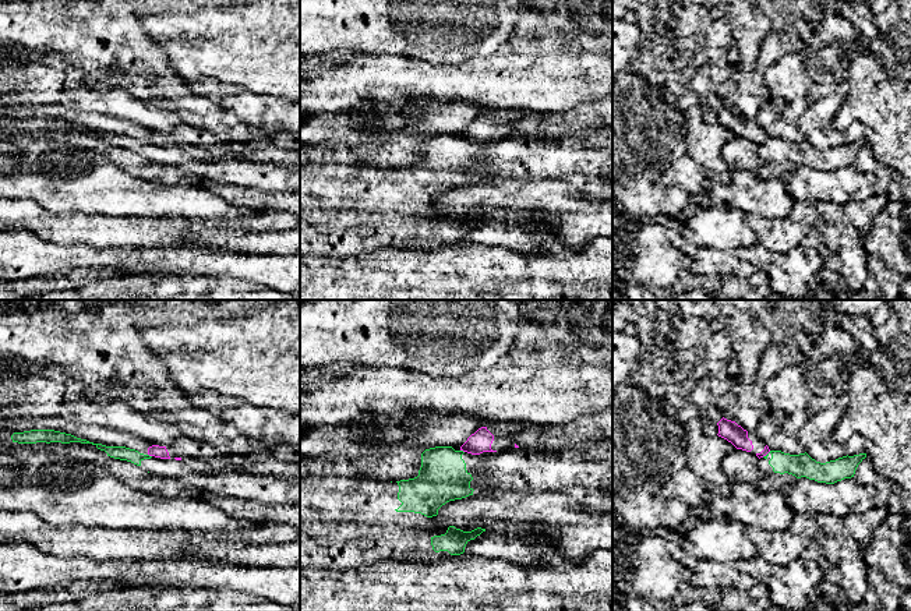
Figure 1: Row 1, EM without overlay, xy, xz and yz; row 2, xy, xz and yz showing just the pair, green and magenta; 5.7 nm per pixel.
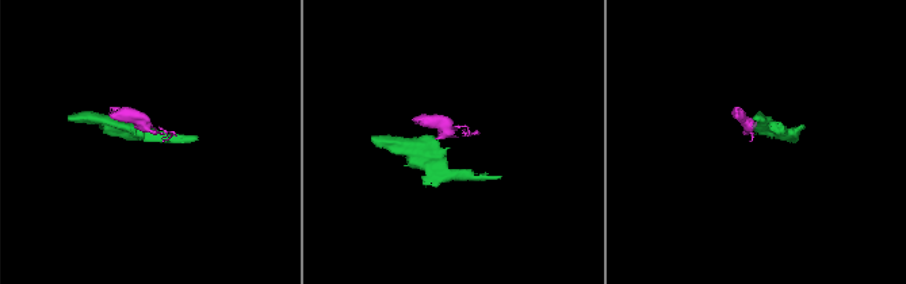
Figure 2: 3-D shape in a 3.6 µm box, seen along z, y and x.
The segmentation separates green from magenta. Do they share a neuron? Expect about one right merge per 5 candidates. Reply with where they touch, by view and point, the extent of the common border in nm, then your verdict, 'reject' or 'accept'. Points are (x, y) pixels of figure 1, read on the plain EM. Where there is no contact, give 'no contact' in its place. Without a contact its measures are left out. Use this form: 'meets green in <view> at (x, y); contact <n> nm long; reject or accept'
meets green in xy at (148, 142); contact 30 nm long; reject

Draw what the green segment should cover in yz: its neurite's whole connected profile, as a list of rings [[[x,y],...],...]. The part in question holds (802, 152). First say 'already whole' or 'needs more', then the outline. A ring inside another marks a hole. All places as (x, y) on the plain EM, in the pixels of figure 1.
needs more; [[[770,138],[759,146],[762,160],[788,160],[797,166],[806,165],[818,170],[834,172],[855,162],[858,152],[866,145],[866,141],[843,144],[826,151],[816,149],[806,139],[790,142],[781,138]]]

